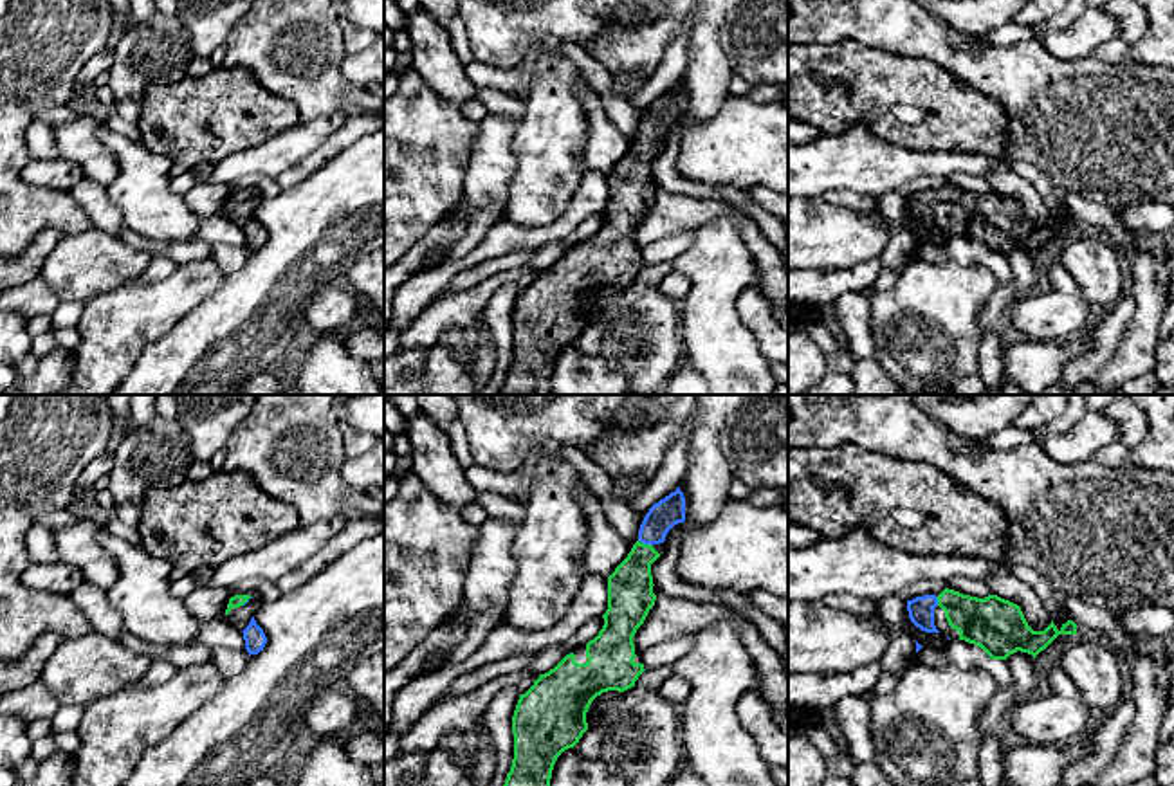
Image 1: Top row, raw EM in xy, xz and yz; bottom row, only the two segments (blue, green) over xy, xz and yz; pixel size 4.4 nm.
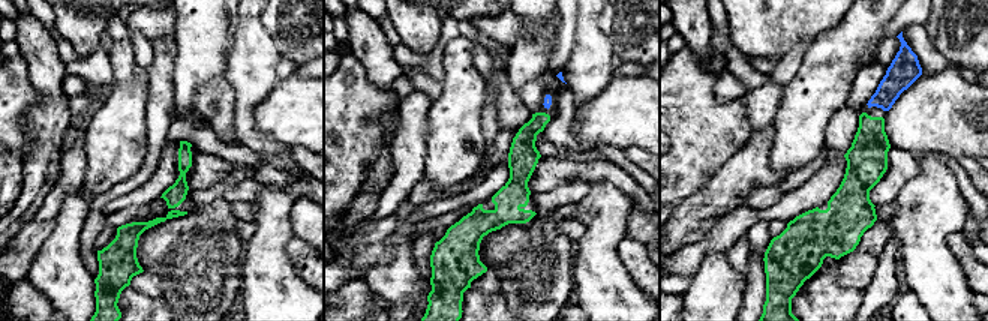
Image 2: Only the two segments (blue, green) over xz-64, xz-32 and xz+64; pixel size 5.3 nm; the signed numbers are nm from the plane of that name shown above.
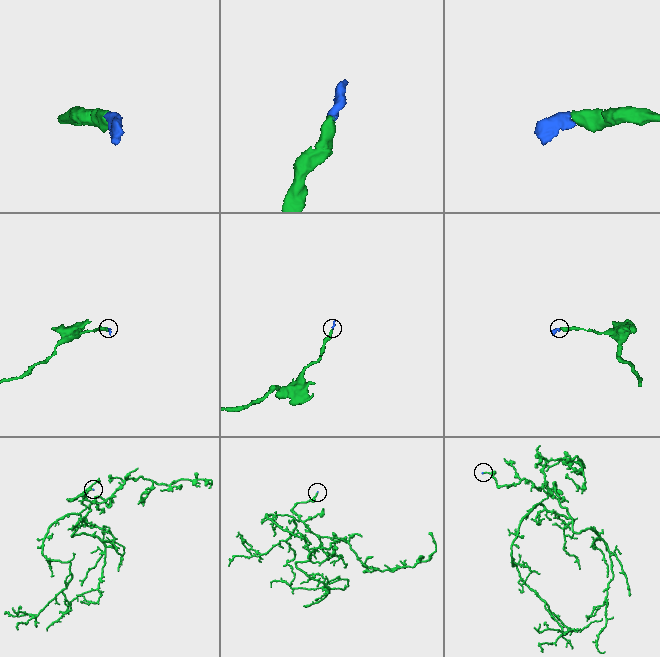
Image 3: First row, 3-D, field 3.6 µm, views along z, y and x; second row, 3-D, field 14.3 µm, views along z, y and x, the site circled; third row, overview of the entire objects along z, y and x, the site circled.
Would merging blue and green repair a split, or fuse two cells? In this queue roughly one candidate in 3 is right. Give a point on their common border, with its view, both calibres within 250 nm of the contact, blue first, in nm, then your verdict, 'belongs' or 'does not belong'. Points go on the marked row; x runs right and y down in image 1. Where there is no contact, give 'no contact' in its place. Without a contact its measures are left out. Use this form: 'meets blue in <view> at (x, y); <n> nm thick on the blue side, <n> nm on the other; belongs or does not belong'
meets blue in xz at (646, 543); 140 nm thick on the blue side, 200 nm on the other; belongs

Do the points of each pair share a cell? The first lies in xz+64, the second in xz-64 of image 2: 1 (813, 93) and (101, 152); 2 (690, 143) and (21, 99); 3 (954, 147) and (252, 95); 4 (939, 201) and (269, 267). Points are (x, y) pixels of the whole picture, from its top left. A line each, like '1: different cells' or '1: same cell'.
1: same cell
2: same cell
3: different cells
4: same cell

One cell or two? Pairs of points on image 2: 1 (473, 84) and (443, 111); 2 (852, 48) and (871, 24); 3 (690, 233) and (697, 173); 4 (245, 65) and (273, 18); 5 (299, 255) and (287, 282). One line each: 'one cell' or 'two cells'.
1: one cell
2: one cell
3: two cells
4: two cells
5: two cells

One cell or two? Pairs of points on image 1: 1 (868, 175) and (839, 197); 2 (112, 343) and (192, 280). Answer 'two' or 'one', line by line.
1: two
2: one

